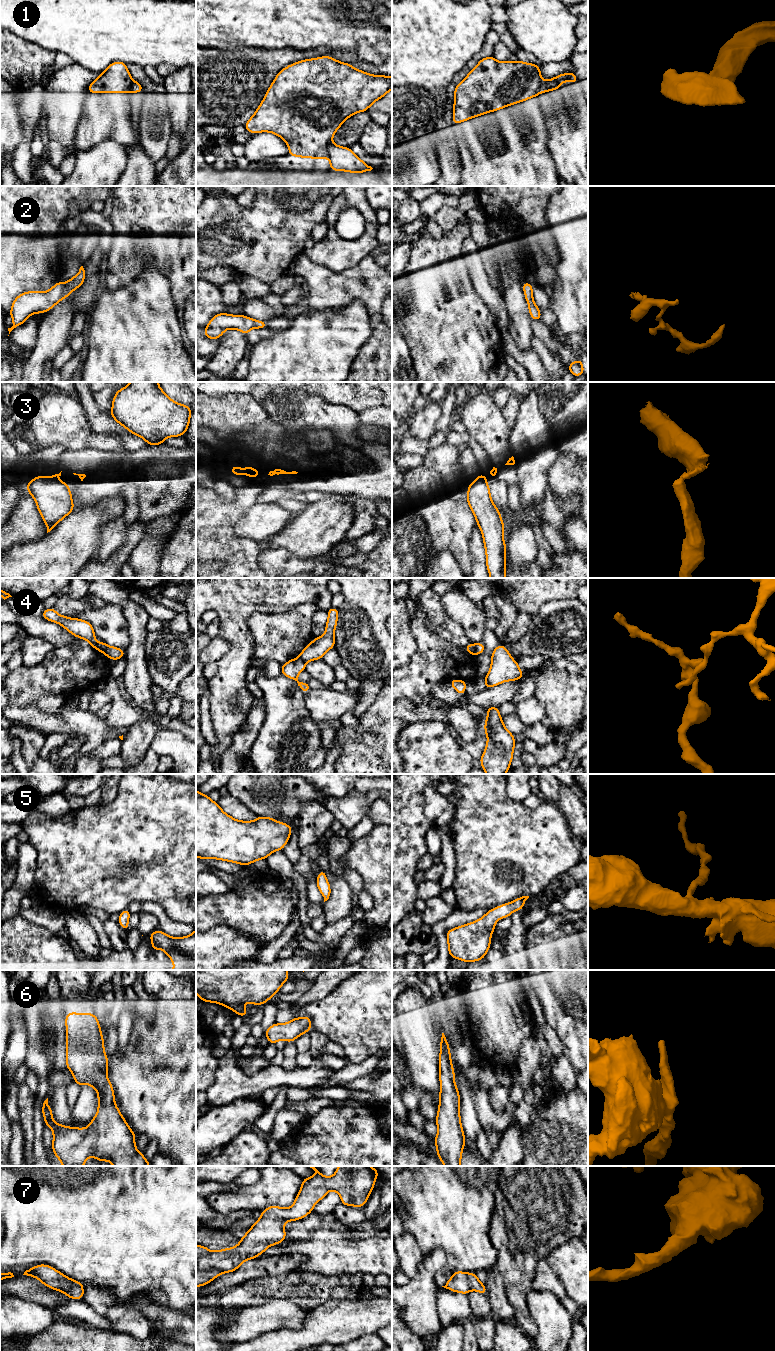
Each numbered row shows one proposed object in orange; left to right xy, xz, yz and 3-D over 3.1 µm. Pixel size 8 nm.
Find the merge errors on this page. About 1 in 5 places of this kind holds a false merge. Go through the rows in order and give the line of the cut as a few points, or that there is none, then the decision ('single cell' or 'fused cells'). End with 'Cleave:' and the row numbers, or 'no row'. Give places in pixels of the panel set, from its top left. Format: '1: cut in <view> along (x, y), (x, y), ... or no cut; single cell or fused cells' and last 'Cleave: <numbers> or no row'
1: cut in xz along (330, 140), (327, 156); fused cells
2: no cut; single cell
3: cut in xz along (254, 470), (246, 470), (244, 472); fused cells
4: cut in yz along (474, 645), (477, 653); fused cells
5: no cut; single cell
6: no cut; single cell
7: no cut; single cell
Cleave: 1, 3, 4

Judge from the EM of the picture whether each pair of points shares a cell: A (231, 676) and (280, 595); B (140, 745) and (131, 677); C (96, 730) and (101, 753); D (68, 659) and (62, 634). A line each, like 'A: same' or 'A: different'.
A: same
B: different
C: different
D: different

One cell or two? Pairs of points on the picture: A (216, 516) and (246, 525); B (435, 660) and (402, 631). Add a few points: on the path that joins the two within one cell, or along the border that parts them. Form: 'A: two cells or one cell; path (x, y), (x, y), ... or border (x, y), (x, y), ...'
A: two cells; border (252, 505), (235, 524), (234, 533), (238, 537)
B: two cells; border (409, 622), (417, 651), (406, 665)

